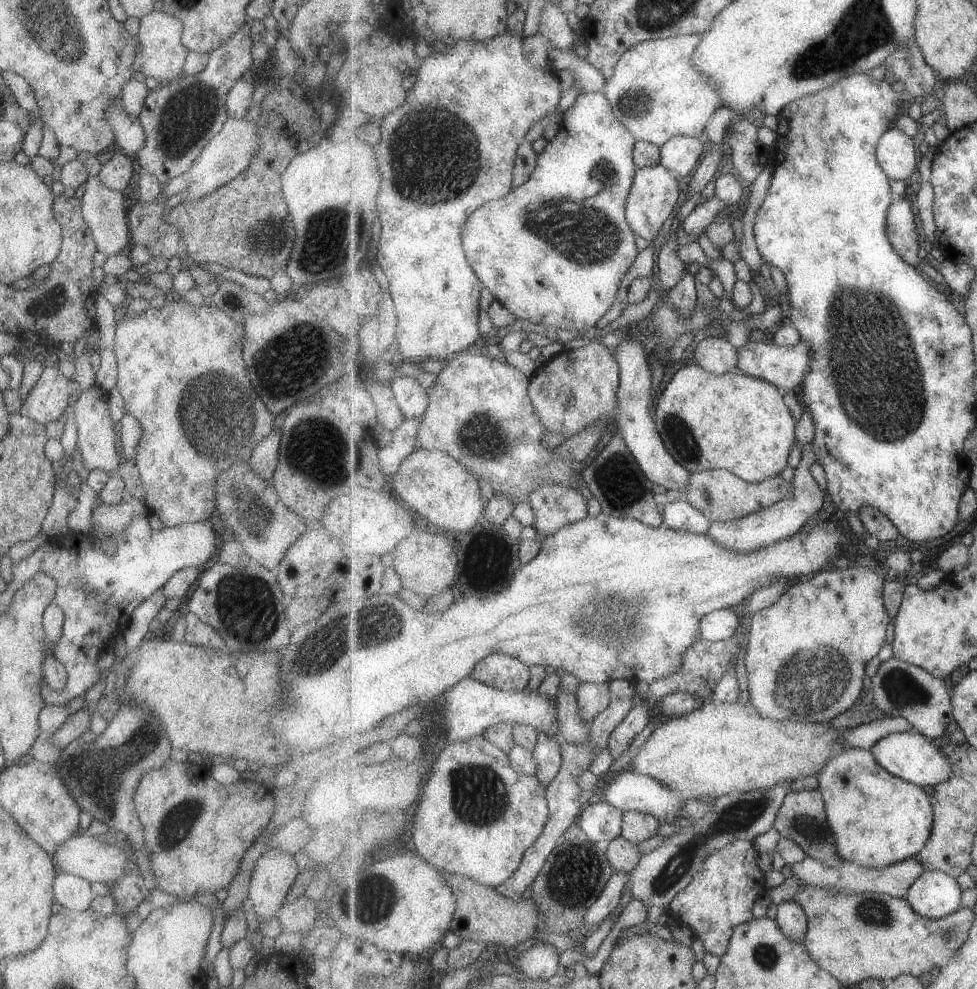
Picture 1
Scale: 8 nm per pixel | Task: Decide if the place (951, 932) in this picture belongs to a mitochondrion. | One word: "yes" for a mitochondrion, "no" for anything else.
yes

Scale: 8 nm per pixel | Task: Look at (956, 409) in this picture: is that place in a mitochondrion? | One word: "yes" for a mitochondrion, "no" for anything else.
no

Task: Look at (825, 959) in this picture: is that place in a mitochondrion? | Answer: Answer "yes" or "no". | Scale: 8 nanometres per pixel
no

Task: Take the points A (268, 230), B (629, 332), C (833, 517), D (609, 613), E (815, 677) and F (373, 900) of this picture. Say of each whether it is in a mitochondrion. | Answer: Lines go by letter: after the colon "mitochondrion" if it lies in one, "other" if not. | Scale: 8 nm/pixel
A: mitochondrion
B: other
C: other
D: mitochondrion
E: mitochondrion
F: mitochondrion

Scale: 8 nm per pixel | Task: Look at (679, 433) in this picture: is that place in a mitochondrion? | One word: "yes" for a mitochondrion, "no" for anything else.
yes

